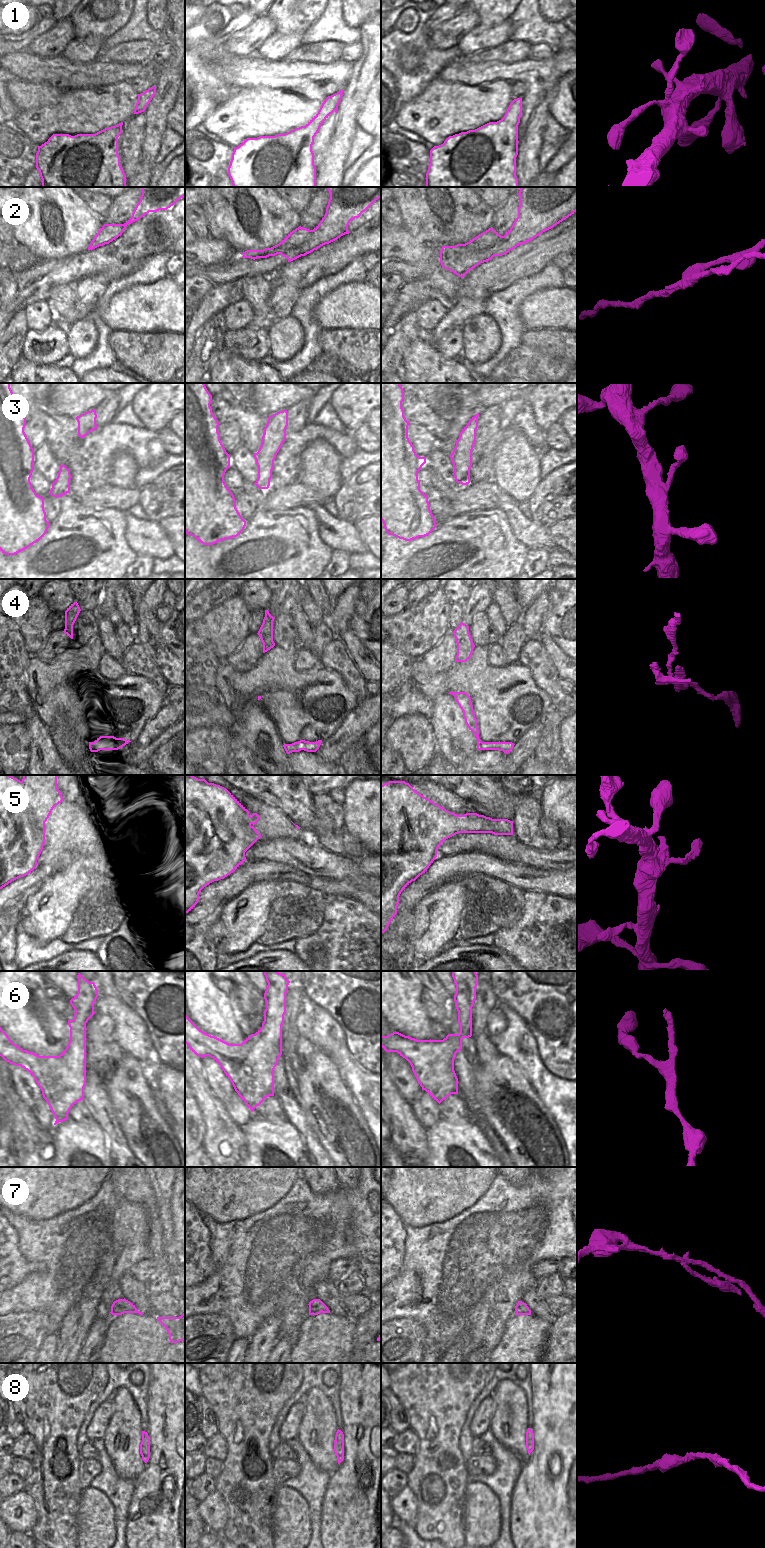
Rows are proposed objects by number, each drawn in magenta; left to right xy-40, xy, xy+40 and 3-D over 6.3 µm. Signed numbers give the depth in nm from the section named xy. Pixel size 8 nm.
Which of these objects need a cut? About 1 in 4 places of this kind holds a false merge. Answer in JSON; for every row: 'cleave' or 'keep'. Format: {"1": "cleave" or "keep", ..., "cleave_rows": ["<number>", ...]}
{"1": "keep", "2": "cleave", "3": "keep", "4": "keep", "5": "keep", "6": "keep", "7": "cleave", "8": "keep", "cleave_rows": ["2", "7"]}

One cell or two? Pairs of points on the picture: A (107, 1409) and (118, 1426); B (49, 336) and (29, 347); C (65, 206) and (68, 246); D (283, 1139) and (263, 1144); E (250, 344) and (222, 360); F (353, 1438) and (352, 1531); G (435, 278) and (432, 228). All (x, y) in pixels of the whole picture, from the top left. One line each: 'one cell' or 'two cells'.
A: two cells
B: one cell
C: one cell
D: one cell
E: two cells
F: one cell
G: two cells

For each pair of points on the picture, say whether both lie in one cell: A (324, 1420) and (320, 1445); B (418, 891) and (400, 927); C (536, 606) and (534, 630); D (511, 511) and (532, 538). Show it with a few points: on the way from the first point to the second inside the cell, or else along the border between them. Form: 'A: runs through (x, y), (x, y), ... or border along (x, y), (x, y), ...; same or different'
A: runs through (320, 1426), (320, 1439); same
B: runs through (409, 900), (405, 906), (404, 918); same
C: runs through (536, 612), (534, 624); same
D: runs through (516, 518), (527, 531); same

